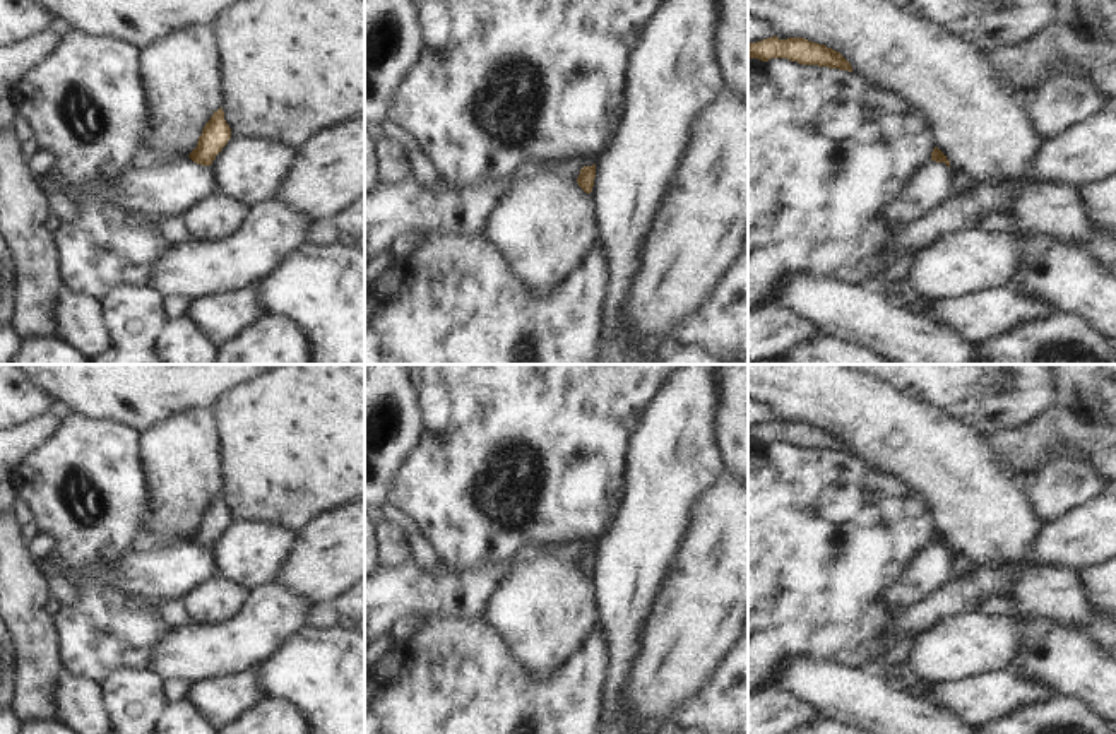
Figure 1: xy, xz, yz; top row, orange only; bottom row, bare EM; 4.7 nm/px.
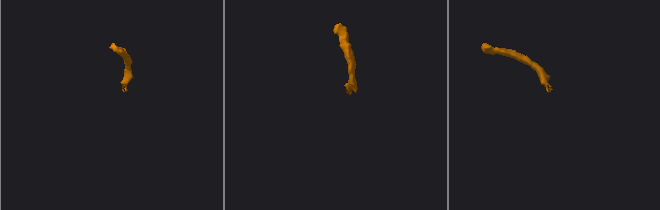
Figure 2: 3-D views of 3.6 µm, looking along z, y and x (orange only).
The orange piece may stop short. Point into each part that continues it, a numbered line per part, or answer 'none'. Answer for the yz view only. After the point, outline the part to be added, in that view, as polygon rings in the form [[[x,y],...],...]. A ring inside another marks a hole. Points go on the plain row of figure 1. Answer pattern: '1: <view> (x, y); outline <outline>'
none

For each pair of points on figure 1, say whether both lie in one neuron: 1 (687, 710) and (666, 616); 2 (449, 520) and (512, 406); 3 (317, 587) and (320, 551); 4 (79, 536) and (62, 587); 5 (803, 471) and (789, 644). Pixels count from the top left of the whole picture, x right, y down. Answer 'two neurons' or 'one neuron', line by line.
1: two neurons
2: one neuron
3: one neuron
4: two neurons
5: one neuron

